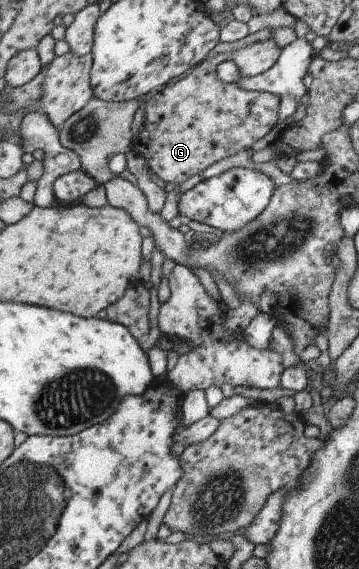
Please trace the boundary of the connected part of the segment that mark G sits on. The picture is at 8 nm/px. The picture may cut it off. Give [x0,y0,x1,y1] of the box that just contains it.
[132,39,281,185]

